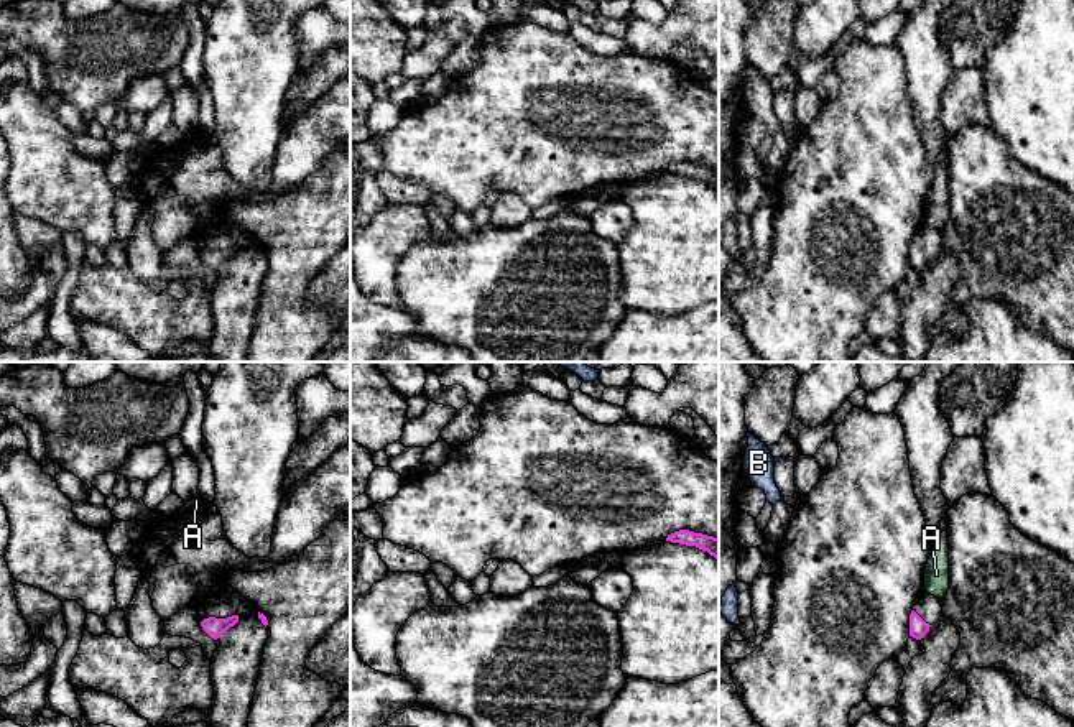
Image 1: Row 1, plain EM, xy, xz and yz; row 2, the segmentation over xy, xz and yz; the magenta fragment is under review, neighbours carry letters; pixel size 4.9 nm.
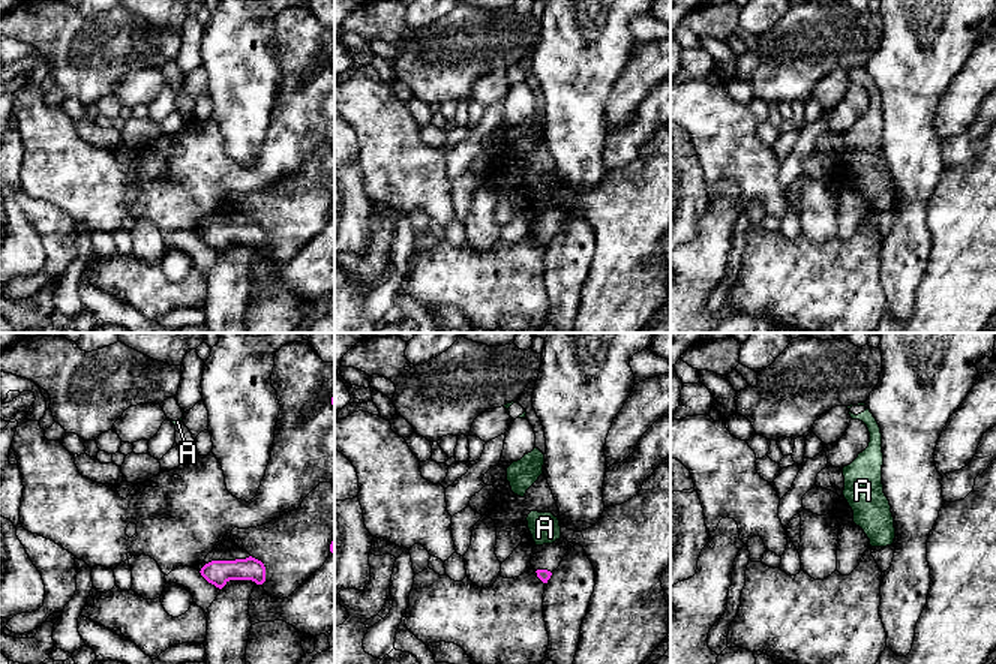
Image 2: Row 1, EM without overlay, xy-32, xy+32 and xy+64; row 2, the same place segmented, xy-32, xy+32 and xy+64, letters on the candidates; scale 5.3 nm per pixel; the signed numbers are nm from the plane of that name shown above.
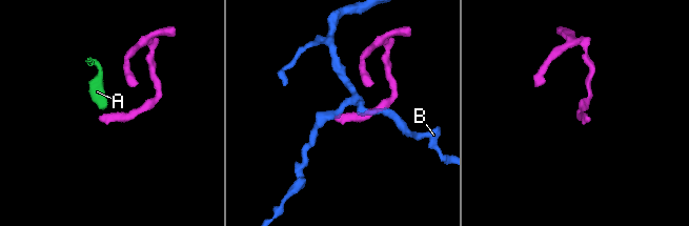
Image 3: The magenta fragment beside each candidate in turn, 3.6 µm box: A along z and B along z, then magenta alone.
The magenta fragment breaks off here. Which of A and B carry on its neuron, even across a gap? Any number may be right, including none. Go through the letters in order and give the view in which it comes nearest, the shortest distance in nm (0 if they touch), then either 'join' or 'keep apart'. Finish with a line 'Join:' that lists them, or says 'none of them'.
A: yz | 110 nm | join
B: yz | 850 nm | keep apart
Join: A

